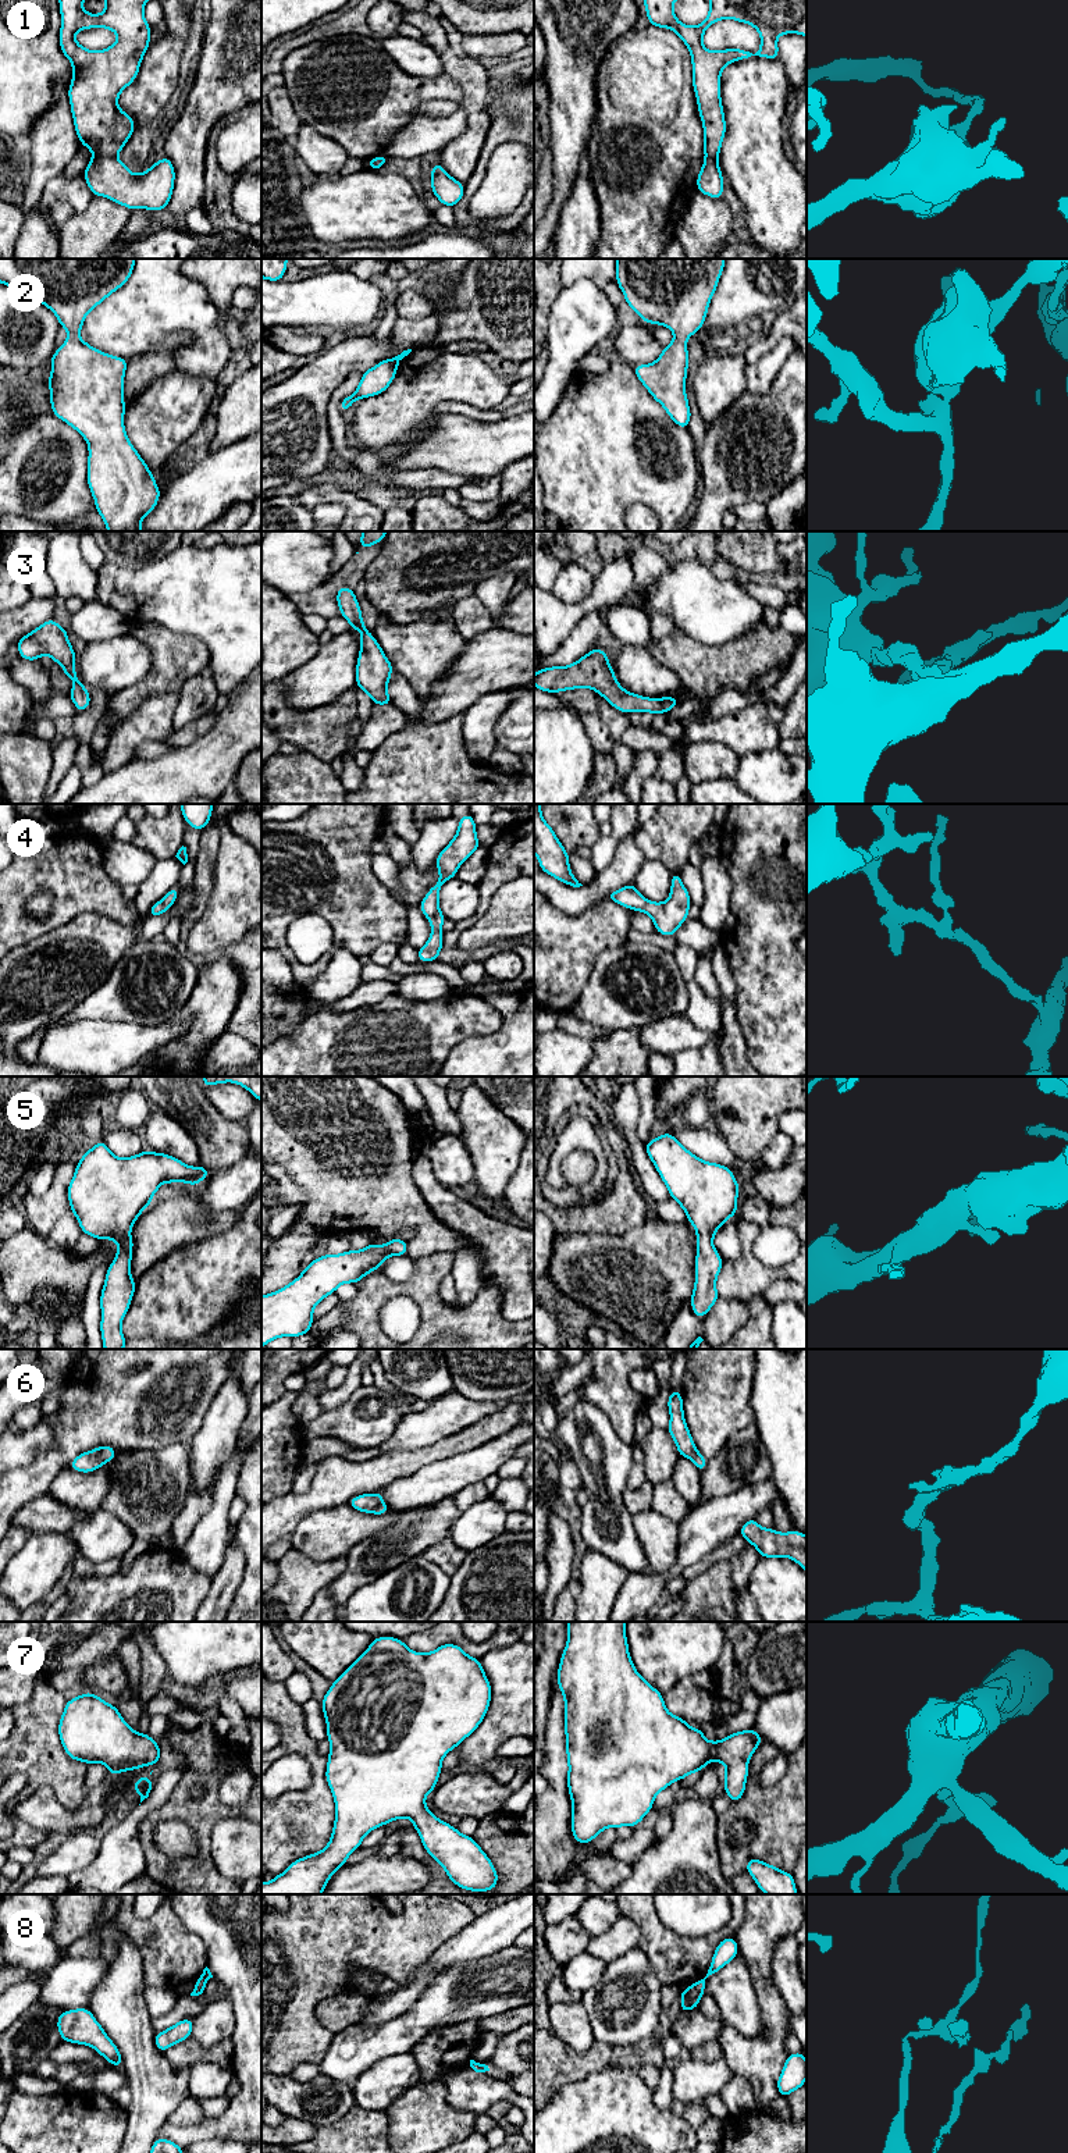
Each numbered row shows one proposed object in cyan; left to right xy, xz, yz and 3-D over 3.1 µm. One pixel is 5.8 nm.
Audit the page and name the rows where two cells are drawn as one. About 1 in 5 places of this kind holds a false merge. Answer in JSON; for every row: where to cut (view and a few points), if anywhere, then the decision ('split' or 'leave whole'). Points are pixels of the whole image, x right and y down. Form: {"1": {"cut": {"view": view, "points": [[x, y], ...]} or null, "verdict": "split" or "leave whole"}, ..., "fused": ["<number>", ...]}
{"1": {"cut": {"view": "xy", "points": [[96, 155], [114, 157]]}, "verdict": "split"}, "2": {"cut": null, "verdict": "leave whole"}, "3": {"cut": null, "verdict": "leave whole"}, "4": {"cut": null, "verdict": "leave whole"}, "5": {"cut": null, "verdict": "leave whole"}, "6": {"cut": null, "verdict": "leave whole"}, "7": {"cut": null, "verdict": "leave whole"}, "8": {"cut": null, "verdict": "leave whole"}, "fused": ["1"]}

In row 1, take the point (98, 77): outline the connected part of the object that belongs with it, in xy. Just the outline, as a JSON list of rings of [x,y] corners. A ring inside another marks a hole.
[[[58,0],[61,14],[60,47],[72,63],[72,82],[68,88],[71,114],[81,145],[99,157],[115,157],[135,131],[134,118],[125,114],[117,100],[121,92],[138,76],[142,58],[150,45],[152,29],[145,19],[147,0],[106,0],[102,14],[89,14],[82,8],[85,0]],[[107,28],[118,40],[110,47],[93,51],[75,40],[81,29]]]

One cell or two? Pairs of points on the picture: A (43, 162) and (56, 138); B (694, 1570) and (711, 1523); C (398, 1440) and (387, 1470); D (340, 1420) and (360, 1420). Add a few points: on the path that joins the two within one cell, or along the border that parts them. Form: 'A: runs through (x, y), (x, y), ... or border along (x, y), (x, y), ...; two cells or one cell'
A: runs through (49, 156), (53, 143); one cell
B: border along (723, 1541), (690, 1563), (679, 1575); two cells
C: border along (427, 1445), (409, 1449), (387, 1449), (383, 1452); two cells
D: runs through (345, 1420), (355, 1420); one cell

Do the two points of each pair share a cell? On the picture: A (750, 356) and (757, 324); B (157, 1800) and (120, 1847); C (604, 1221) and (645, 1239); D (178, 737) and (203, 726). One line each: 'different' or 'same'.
A: different
B: same
C: different
D: same

